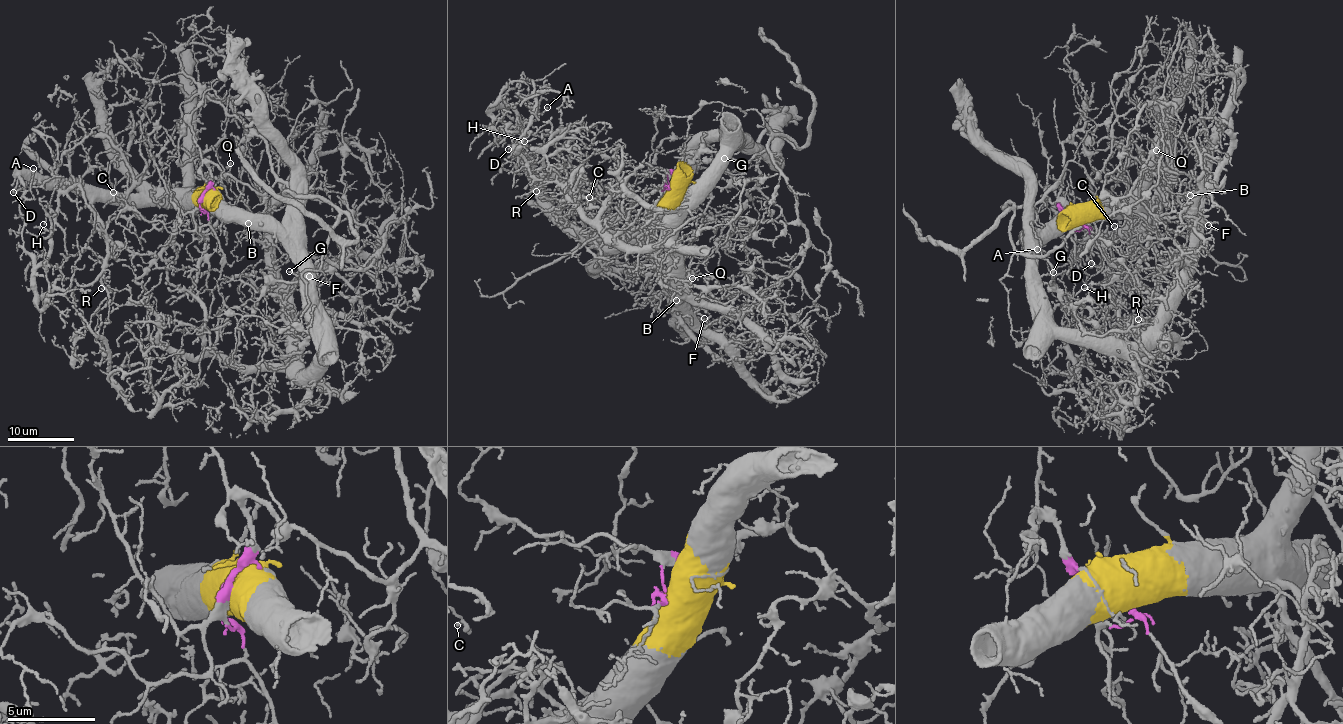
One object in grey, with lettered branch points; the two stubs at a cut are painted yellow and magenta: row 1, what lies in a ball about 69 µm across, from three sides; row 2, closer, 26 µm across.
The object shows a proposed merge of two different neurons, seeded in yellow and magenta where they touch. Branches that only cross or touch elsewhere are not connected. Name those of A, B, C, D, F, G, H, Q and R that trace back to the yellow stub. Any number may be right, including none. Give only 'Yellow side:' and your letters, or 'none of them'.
Yellow side: A, B, C, D, F, G, H, Q, R

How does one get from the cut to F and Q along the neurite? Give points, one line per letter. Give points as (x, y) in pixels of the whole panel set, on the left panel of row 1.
F: (201, 197), (250, 215), (304, 274), (306, 316), (326, 351), (305, 369), (292, 285), (324, 266), (309, 277)
Q: (201, 197), (187, 186), (194, 153), (200, 157), (200, 175), (206, 178), (225, 179), (230, 162)

